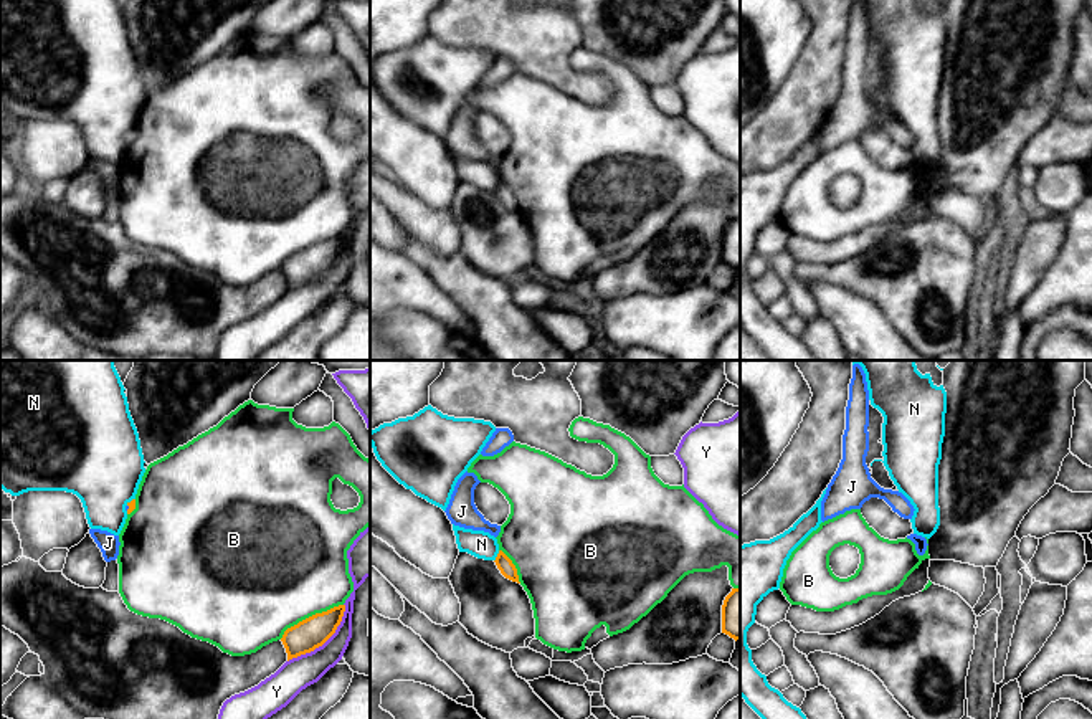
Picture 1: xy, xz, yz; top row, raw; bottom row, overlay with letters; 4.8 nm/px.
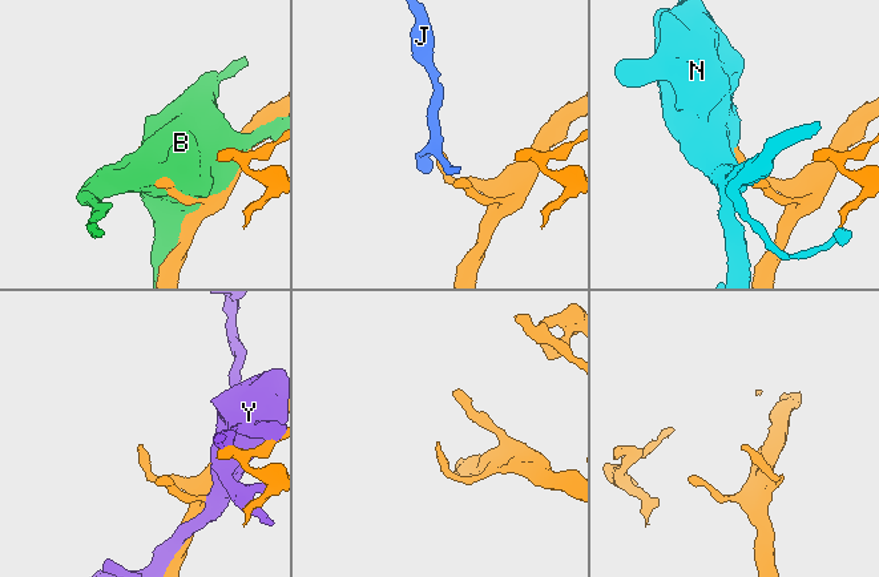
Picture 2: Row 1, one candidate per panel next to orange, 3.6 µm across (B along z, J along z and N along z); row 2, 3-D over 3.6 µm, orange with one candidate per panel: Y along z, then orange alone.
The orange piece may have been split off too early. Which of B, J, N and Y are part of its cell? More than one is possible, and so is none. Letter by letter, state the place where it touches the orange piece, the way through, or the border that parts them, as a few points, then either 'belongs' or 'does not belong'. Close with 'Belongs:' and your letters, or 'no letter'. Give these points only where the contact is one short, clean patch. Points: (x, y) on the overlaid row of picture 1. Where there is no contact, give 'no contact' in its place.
B: xy (309, 617) | does not belong
J: xy (129, 508) | across xy (131, 504), (129, 508), (126, 506) | belongs
N: xz (498, 556) | does not belong
Y: xy (324, 642) | does not belong
Belongs: J

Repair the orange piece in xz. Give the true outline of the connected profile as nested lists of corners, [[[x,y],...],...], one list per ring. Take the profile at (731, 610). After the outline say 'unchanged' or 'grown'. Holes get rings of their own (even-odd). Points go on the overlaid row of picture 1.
[[[732,588],[722,605],[722,633],[740,640],[740,588]]]; unchanged

